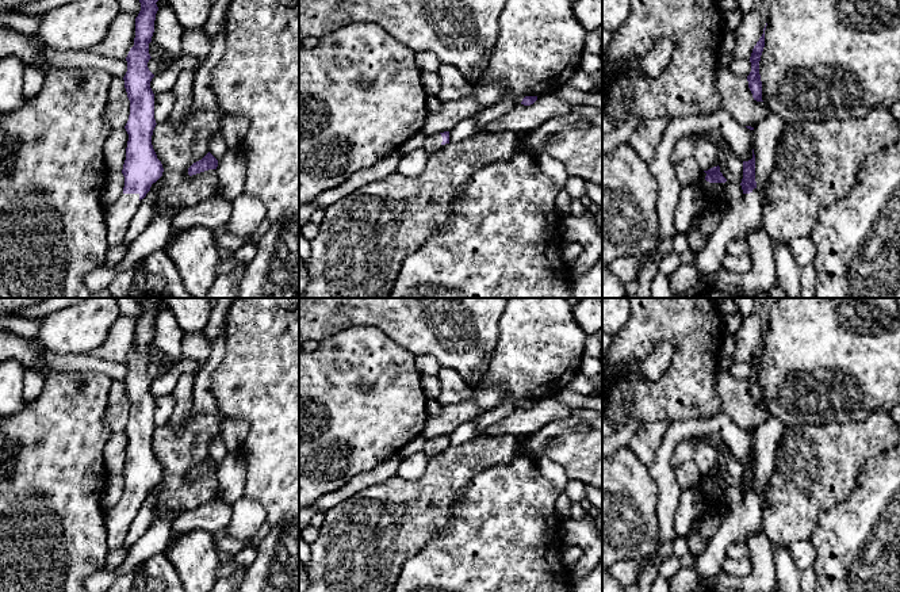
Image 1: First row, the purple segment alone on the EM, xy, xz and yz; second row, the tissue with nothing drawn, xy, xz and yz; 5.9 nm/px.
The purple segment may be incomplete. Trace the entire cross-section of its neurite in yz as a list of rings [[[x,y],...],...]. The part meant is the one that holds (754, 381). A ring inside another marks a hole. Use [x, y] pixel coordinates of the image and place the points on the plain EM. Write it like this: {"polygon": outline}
{"polygon": [[[766,329],[763,332],[762,340],[759,341],[759,344],[752,352],[752,356],[750,360],[751,375],[747,379],[748,392],[752,397],[754,404],[757,405],[763,405],[762,404],[762,385],[761,385],[761,378],[759,378],[759,364],[761,364],[761,359],[765,351],[765,333],[766,333]]]}

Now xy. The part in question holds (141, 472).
{"polygon": [[[145,298],[139,302],[141,314],[135,321],[134,350],[126,364],[127,375],[123,381],[130,419],[125,429],[129,444],[122,477],[125,490],[120,500],[106,515],[107,543],[110,547],[120,546],[130,524],[137,516],[137,507],[146,500],[153,486],[164,475],[161,465],[152,448],[156,431],[154,397],[150,385],[154,378],[149,374],[149,347],[154,336],[154,324],[158,314],[160,298]]]}

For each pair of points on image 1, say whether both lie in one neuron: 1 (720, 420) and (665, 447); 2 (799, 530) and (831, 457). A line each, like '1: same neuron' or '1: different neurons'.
1: same neuron
2: same neuron

